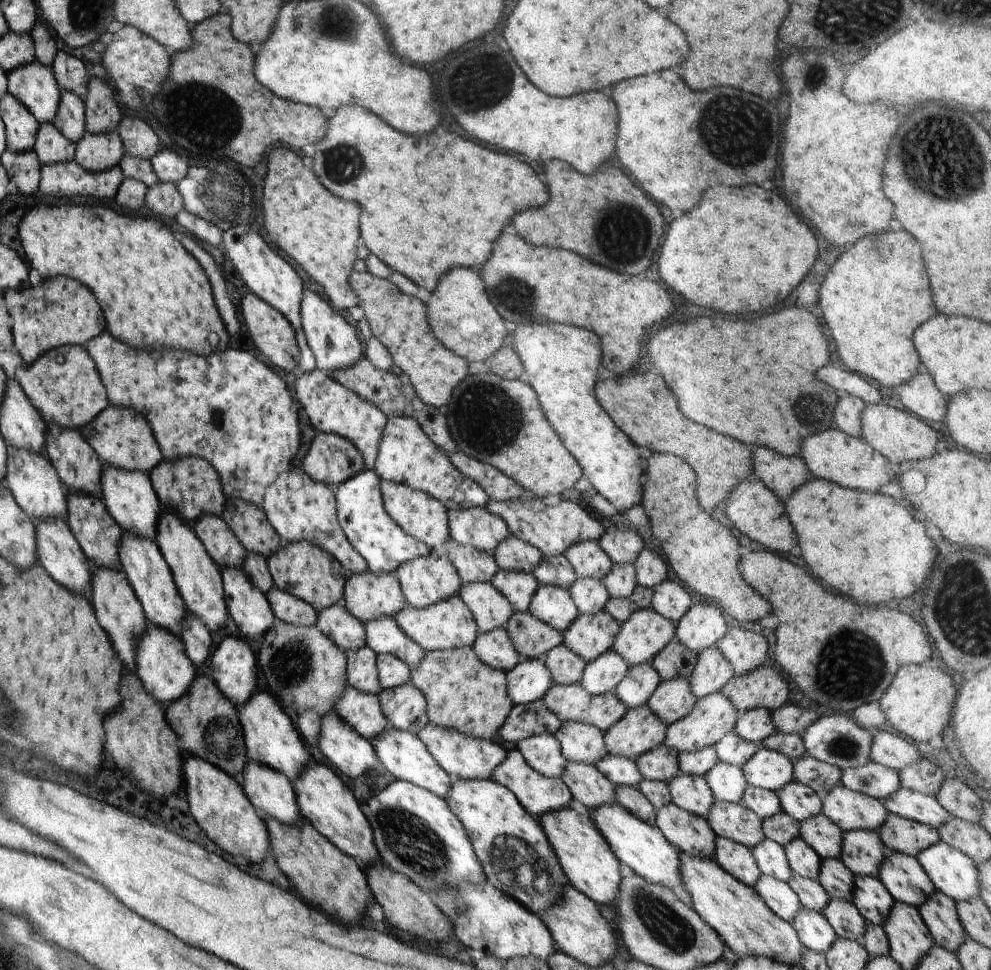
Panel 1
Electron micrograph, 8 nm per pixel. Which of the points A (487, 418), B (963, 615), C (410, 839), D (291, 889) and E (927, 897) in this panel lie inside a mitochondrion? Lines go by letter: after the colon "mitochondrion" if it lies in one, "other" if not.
A: mitochondrion
B: mitochondrion
C: mitochondrion
D: other
E: other

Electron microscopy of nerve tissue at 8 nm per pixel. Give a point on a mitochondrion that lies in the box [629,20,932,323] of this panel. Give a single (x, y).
(728, 124)

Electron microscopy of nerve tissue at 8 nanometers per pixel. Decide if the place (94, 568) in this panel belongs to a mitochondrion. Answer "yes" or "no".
no

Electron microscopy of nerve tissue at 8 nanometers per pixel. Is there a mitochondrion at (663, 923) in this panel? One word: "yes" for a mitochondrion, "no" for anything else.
yes

